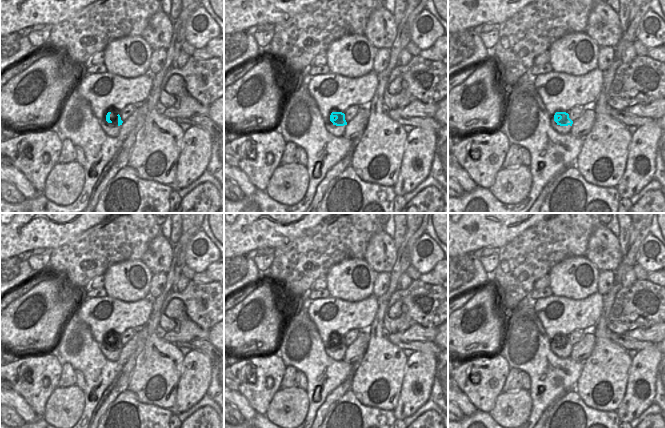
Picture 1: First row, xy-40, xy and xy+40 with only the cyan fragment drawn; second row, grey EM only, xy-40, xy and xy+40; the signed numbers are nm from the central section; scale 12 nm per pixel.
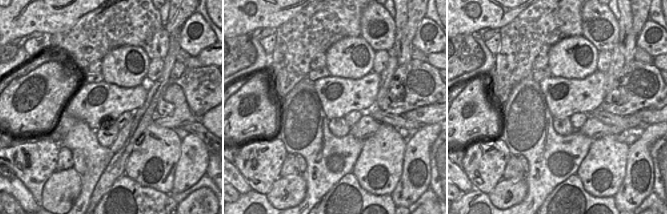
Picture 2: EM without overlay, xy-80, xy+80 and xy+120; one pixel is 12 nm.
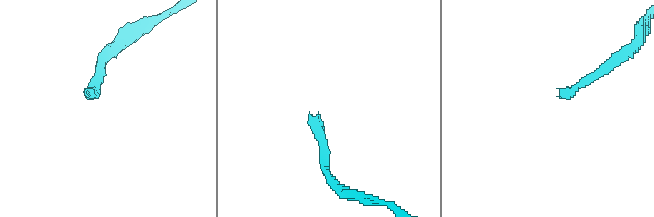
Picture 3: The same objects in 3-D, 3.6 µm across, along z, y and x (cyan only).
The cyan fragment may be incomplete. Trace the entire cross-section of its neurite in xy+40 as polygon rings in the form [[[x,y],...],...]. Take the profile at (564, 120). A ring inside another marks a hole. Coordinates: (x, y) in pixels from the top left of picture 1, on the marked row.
[[[556,112],[550,119],[551,127],[559,134],[570,133],[573,121],[566,112]]]

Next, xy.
[[[332,112],[325,122],[326,130],[336,137],[343,136],[346,125],[345,114],[342,112]]]

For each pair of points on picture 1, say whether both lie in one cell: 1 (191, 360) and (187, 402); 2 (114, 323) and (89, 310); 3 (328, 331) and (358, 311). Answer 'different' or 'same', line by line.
1: same
2: same
3: same

